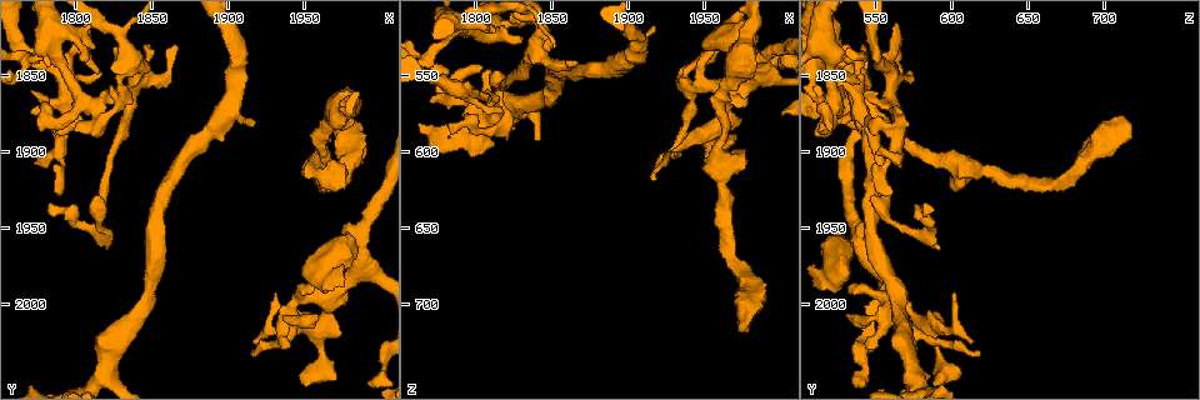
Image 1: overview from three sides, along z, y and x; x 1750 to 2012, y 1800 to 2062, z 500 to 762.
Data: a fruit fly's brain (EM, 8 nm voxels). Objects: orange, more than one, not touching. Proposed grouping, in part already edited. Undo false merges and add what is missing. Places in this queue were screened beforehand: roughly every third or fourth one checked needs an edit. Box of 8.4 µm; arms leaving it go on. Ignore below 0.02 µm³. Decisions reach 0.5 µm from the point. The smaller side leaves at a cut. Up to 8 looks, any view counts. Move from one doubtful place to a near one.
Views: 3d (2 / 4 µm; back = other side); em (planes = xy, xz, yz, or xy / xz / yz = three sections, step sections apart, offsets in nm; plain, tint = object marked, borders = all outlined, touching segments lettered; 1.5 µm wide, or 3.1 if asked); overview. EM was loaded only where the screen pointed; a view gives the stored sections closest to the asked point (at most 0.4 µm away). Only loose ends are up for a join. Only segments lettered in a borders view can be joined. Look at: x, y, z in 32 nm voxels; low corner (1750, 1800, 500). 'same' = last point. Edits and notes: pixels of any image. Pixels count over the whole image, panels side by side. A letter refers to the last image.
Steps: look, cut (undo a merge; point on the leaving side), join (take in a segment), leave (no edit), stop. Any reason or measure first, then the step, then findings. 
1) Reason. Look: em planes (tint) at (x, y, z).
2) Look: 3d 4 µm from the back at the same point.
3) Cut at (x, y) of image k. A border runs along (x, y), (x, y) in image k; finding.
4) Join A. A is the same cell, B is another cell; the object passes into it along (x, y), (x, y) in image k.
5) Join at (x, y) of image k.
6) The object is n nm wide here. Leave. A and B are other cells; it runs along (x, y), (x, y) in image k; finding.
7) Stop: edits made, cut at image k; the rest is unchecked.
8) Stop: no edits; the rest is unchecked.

Four arms meet. Look: 3d 4 µm at (1814, 1868, 524).

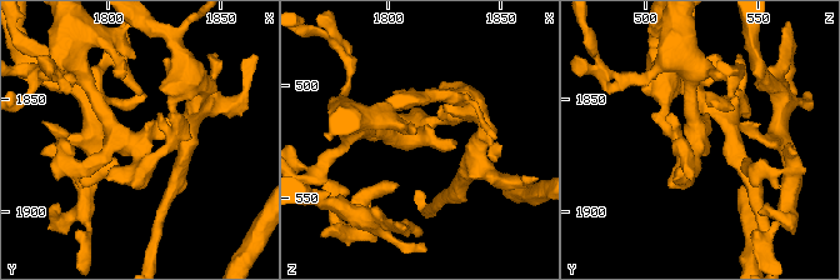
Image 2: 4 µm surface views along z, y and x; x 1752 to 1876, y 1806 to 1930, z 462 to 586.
Need the tissue. Look: em 3.1 µm xy step 16 (borders) at (1813, 1868, 523).

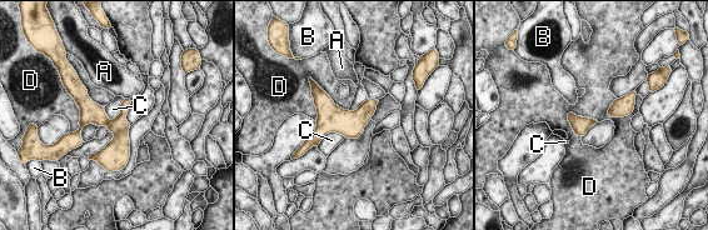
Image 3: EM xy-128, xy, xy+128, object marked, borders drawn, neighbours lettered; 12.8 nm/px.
Leave. A, B, C and D are other cells; it runs along (86, 100), (116, 131), (111, 155) in image 3; one neuron here.

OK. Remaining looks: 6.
Free end. Look: 3d 4 µm at (1916, 1880, 518).

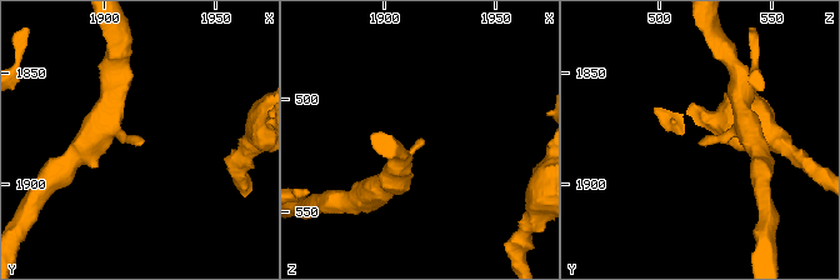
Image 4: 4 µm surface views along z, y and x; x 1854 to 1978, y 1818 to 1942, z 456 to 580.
Need the tissue. Look: em planes (borders) at (1917, 1882, 518).

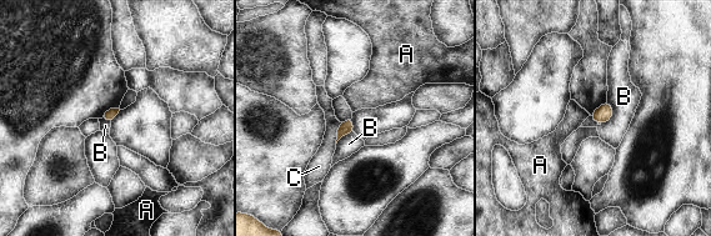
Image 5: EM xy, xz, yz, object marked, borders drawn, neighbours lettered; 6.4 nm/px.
Leave. A, B and C are other cells; a border runs along (606, 101), (612, 115), (601, 124) in image 5; no lettered segment goes on from it.

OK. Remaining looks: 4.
An open end. Look: em planes (borders) at (1960, 2006, 532).

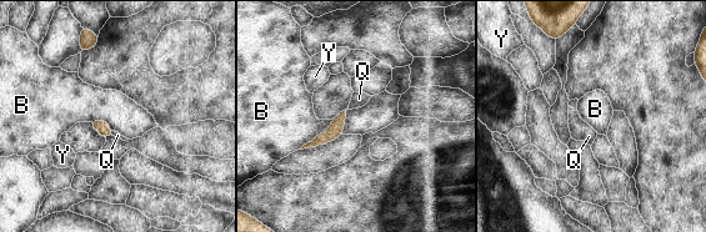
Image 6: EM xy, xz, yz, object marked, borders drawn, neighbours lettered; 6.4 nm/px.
Leave. B, Q and Y are other cells; it runs along (343, 115), (325, 137), (313, 144) in image 6; no lettered segment goes on from it.

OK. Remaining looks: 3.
Stop: no edits; the rest is unchecked.

